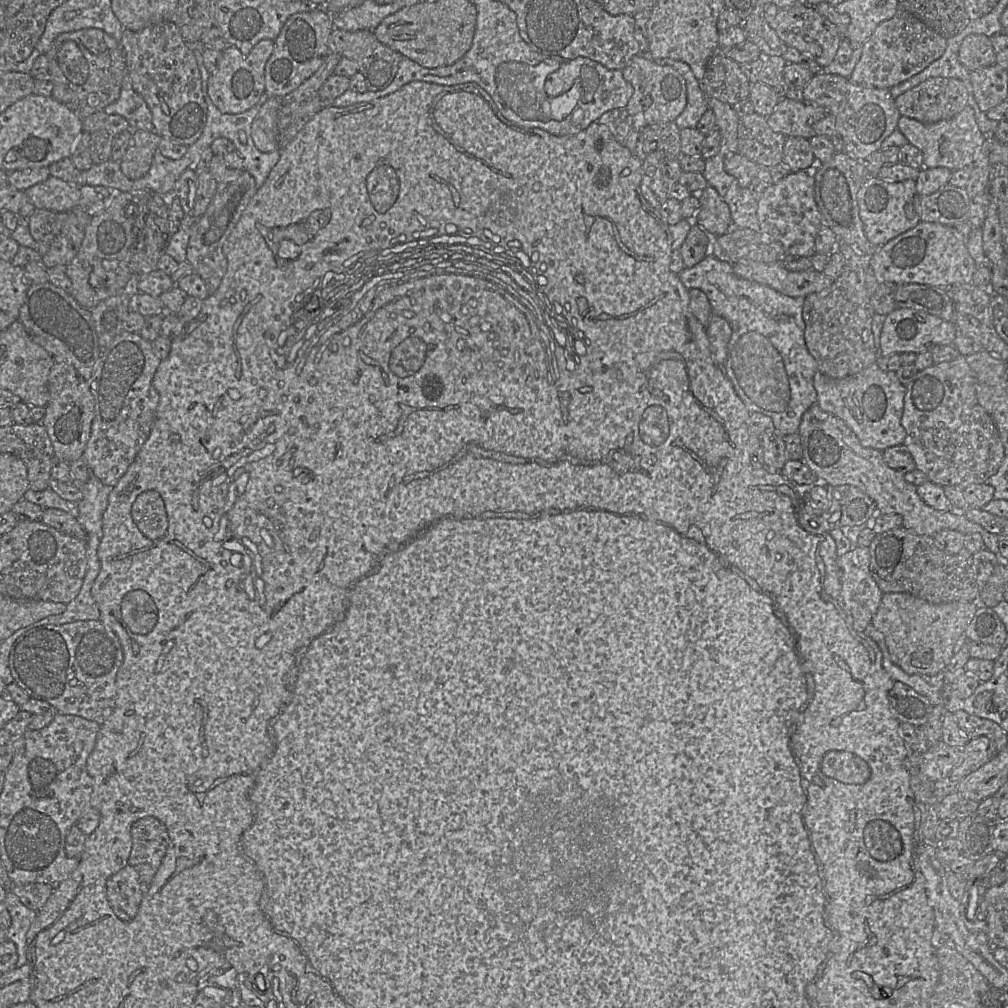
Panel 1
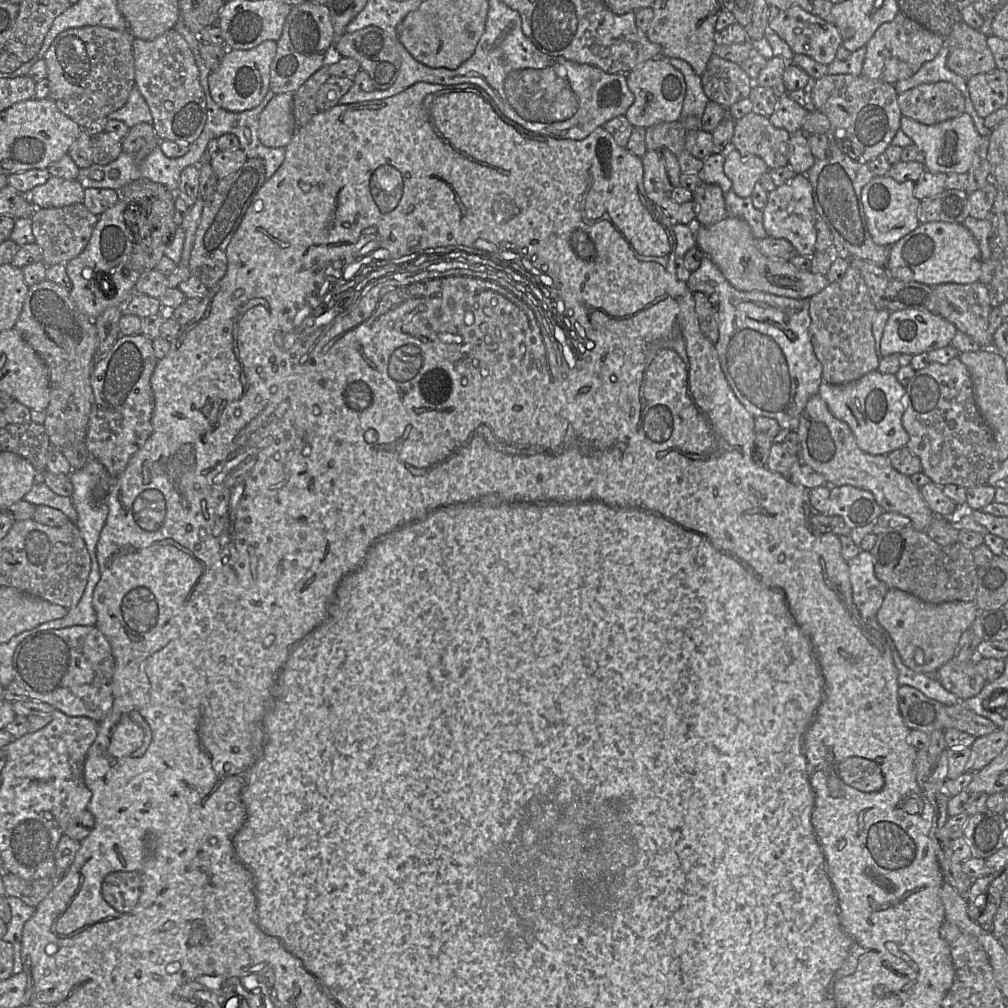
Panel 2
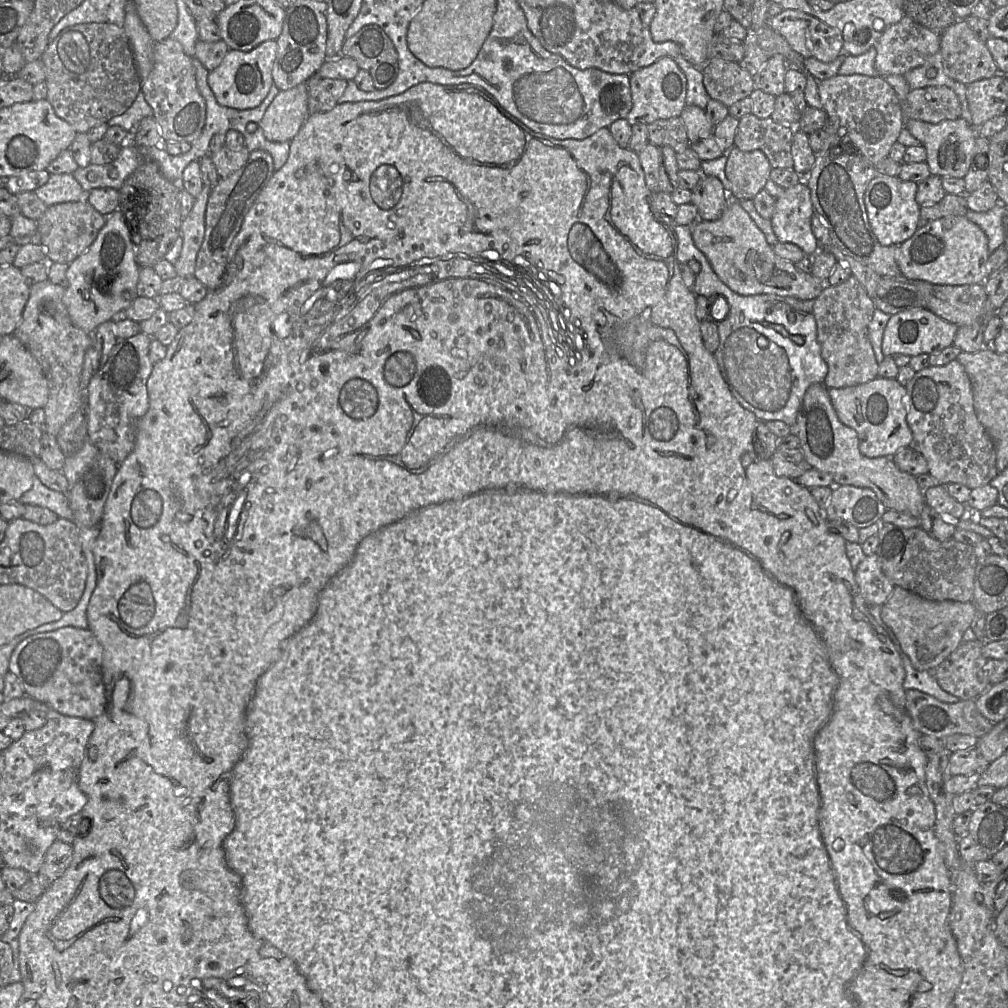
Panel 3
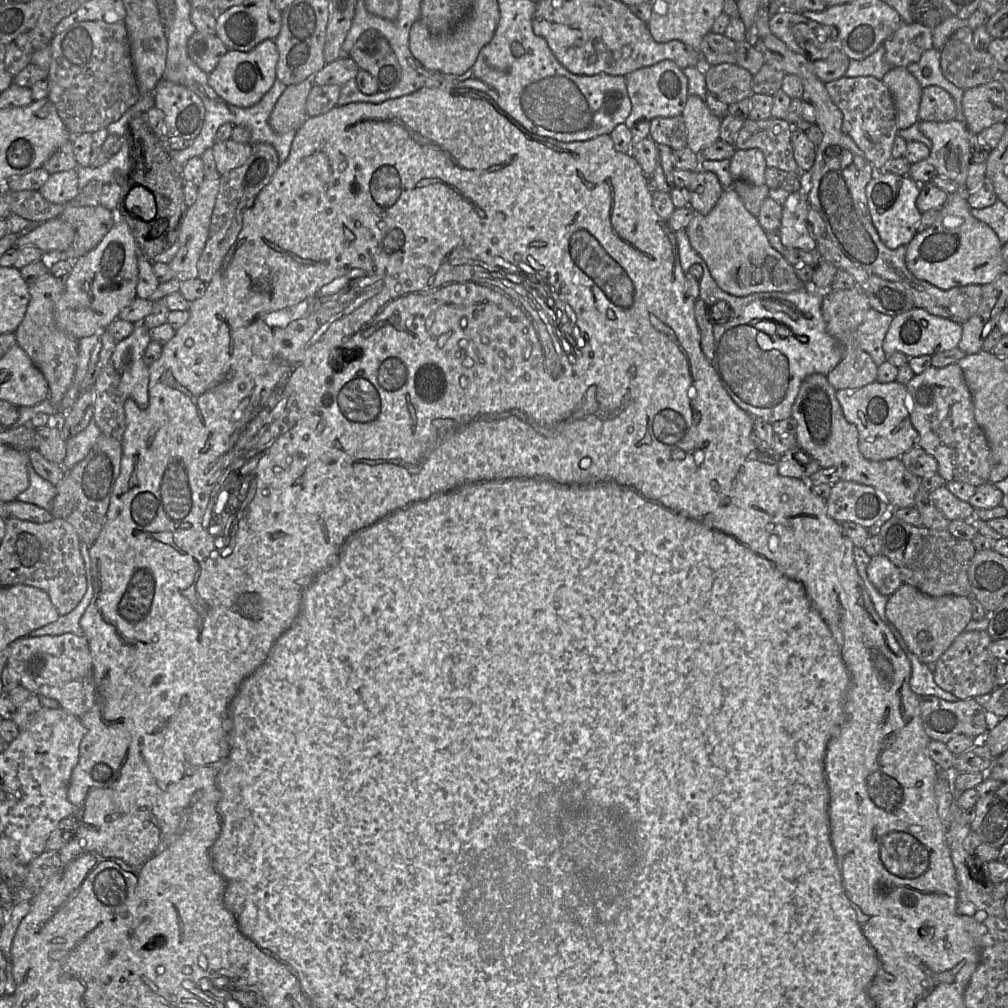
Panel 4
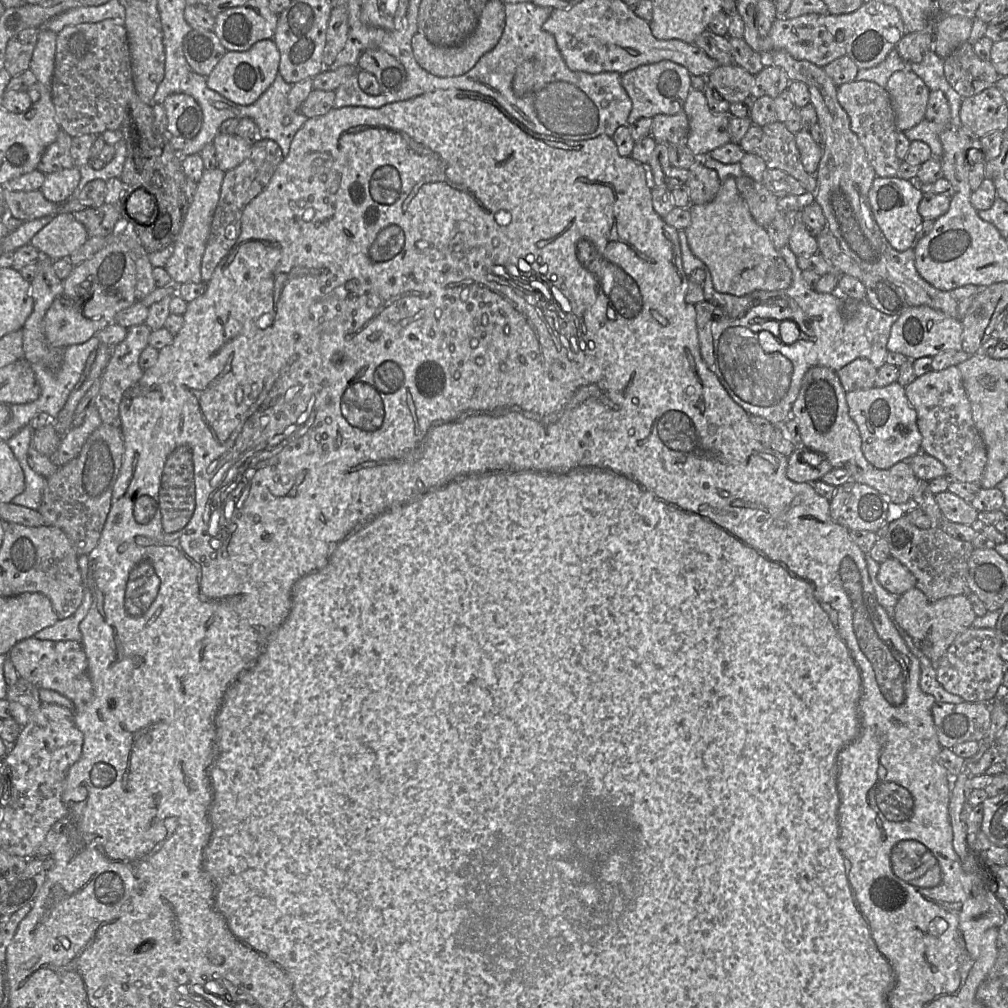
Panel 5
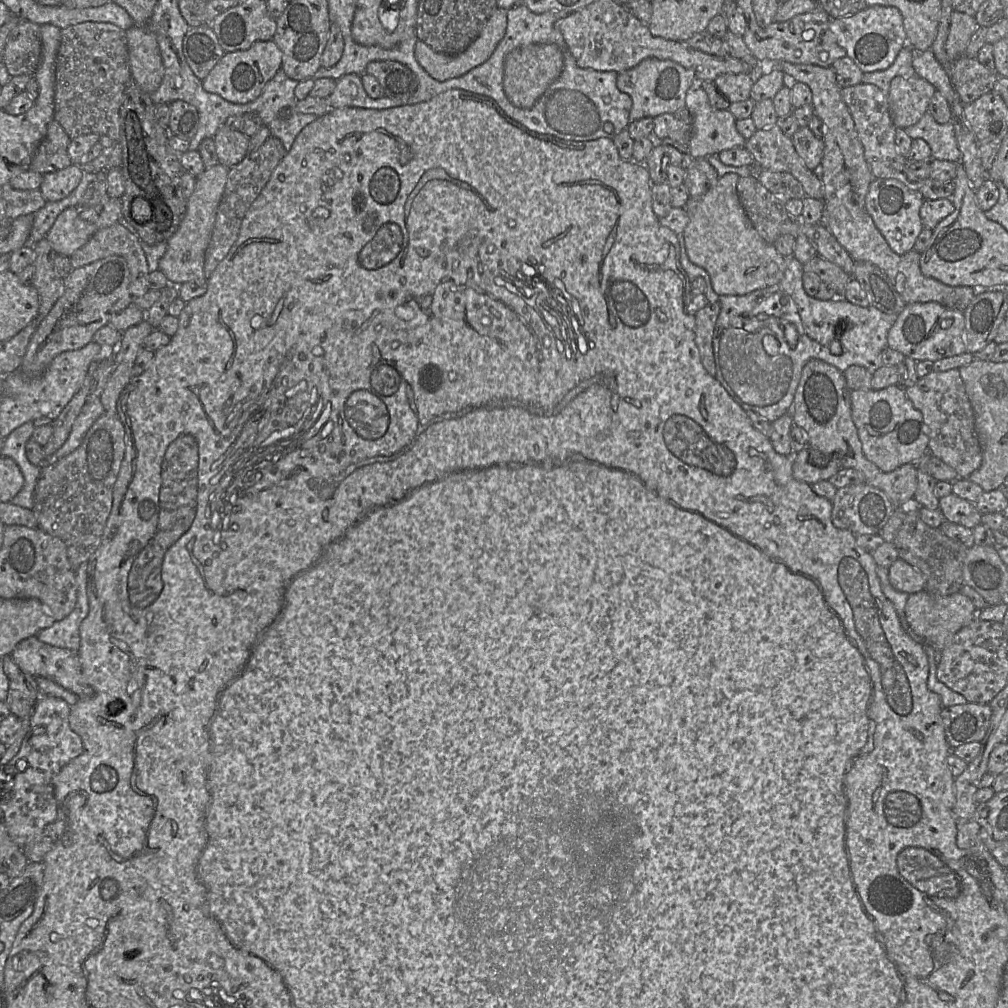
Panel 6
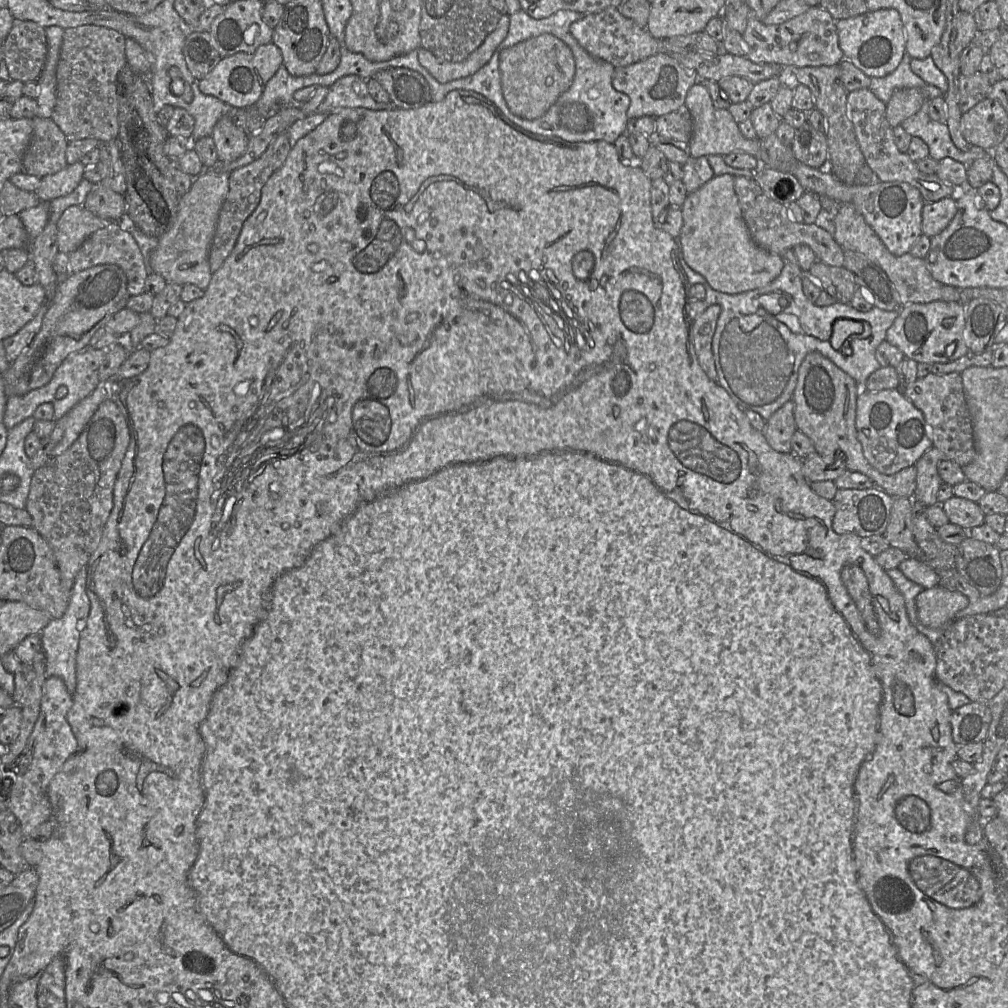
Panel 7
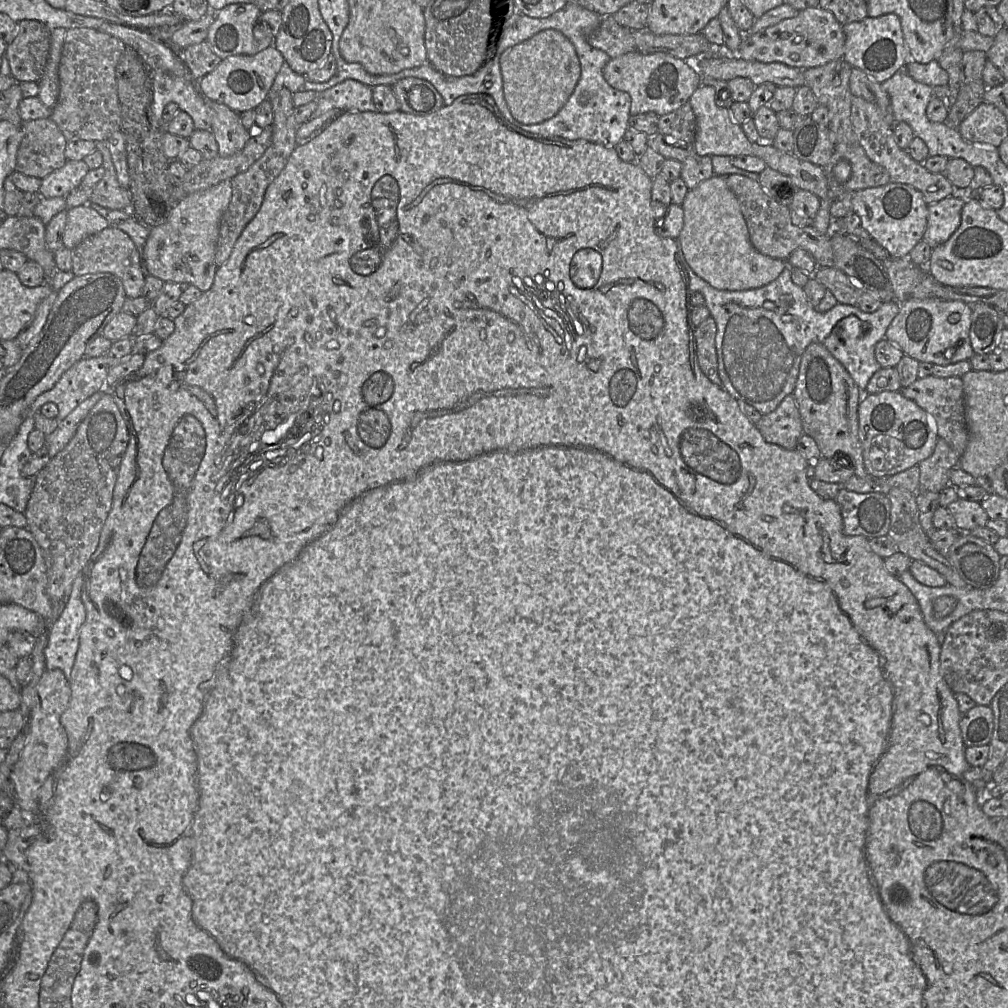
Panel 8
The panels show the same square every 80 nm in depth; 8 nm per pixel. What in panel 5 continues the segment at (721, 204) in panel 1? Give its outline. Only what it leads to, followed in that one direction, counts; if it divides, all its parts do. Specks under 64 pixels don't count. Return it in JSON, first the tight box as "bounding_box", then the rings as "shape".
{"bounding_box":[686,161,721,205],"shape":[[[698,161],[689,169],[689,178],[686,182],[690,204],[699,205],[711,202],[721,183],[715,170],[707,168],[702,161]]]}

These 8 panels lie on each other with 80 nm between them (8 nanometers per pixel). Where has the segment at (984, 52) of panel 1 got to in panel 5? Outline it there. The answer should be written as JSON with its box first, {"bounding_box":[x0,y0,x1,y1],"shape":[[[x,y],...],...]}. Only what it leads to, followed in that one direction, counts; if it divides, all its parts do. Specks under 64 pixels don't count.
{"bounding_box":[944,41,1000,98],"shape":[[[968,41],[944,59],[944,74],[962,98],[976,95],[993,86],[1000,77],[992,62],[980,59]]]}

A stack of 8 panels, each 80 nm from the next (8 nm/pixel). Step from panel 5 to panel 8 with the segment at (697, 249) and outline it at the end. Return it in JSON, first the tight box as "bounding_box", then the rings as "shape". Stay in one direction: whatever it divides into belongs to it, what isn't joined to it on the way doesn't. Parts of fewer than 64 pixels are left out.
{"bounding_box":[678,175,787,291],"shape":[[[714,175],[688,191],[682,203],[684,226],[678,242],[692,271],[713,288],[726,291],[761,288],[782,273],[787,261],[763,255],[754,248],[739,201],[727,186],[726,177]]]}

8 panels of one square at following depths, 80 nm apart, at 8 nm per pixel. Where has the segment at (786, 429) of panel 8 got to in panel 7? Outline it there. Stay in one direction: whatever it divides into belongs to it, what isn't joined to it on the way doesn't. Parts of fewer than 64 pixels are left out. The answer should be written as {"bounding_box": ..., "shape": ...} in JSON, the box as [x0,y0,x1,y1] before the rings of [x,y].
{"bounding_box":[762,400,796,453],"shape":[[[790,400],[771,415],[762,433],[772,449],[791,453],[791,439],[796,430],[794,402]]]}

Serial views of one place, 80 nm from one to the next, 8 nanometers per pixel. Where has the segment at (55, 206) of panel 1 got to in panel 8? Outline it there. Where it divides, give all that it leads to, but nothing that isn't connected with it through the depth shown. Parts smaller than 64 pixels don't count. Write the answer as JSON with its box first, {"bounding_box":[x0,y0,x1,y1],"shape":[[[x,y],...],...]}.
{"bounding_box":[41,160,90,198],"shape":[[[67,160],[65,164],[41,180],[42,198],[66,197],[78,188],[90,169],[83,160]]]}

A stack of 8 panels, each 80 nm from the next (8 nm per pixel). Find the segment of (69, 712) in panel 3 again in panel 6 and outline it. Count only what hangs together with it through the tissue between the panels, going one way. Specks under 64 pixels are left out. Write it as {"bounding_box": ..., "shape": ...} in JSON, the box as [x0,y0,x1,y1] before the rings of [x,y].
{"bounding_box":[11,635,93,699],"shape":[[[35,635],[18,642],[11,653],[11,657],[21,672],[34,677],[50,679],[64,689],[74,693],[78,699],[91,698],[93,695],[93,688],[84,680],[78,652],[41,642]]]}

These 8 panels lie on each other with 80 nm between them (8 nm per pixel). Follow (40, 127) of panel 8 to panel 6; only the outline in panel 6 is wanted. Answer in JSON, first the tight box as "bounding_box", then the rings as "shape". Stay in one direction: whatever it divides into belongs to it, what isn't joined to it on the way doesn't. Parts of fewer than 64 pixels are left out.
{"bounding_box":[29,120,71,175],"shape":[[[55,120],[47,128],[43,140],[38,145],[29,170],[41,175],[54,173],[71,165],[68,146],[71,139]]]}

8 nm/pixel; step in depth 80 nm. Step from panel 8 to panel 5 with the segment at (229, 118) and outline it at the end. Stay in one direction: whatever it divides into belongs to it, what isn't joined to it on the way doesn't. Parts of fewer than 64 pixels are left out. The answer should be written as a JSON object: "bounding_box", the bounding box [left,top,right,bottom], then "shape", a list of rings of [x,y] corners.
{"bounding_box":[212,133,253,172],"shape":[[[218,133],[212,142],[216,152],[217,168],[227,172],[240,165],[249,155],[253,141],[245,140],[235,133]]]}

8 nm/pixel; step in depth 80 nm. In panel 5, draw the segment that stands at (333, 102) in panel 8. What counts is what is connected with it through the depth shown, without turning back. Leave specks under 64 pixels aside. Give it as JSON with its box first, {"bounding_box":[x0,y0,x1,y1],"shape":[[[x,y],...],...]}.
{"bounding_box":[334,74,398,108],"shape":[[[353,74],[335,90],[334,106],[366,106],[376,108],[397,101],[398,95],[389,96],[382,93],[379,95],[367,94],[360,88],[357,74]]]}

